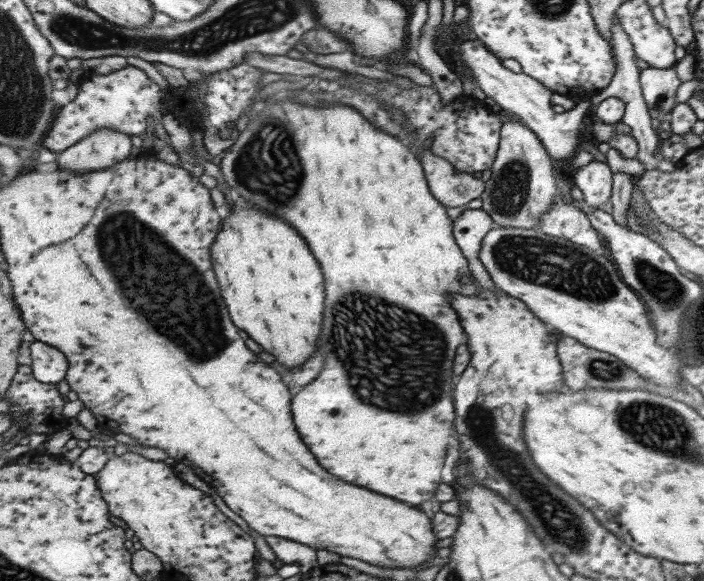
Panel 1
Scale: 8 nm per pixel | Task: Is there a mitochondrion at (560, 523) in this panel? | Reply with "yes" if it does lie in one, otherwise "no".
yes

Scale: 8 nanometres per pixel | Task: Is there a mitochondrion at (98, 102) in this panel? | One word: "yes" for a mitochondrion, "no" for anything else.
no

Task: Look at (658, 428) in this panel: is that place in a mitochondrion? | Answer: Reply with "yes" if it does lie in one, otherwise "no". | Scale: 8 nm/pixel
yes

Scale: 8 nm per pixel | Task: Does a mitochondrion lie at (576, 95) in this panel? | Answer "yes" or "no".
no

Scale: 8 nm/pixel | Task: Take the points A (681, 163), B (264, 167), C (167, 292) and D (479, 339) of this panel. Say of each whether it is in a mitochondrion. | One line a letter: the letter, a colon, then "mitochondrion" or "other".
A: other
B: mitochondrion
C: mitochondrion
D: other

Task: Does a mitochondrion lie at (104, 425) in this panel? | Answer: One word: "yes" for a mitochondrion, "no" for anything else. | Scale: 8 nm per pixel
no

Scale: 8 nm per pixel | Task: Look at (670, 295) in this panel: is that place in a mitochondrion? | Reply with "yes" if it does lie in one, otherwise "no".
yes

